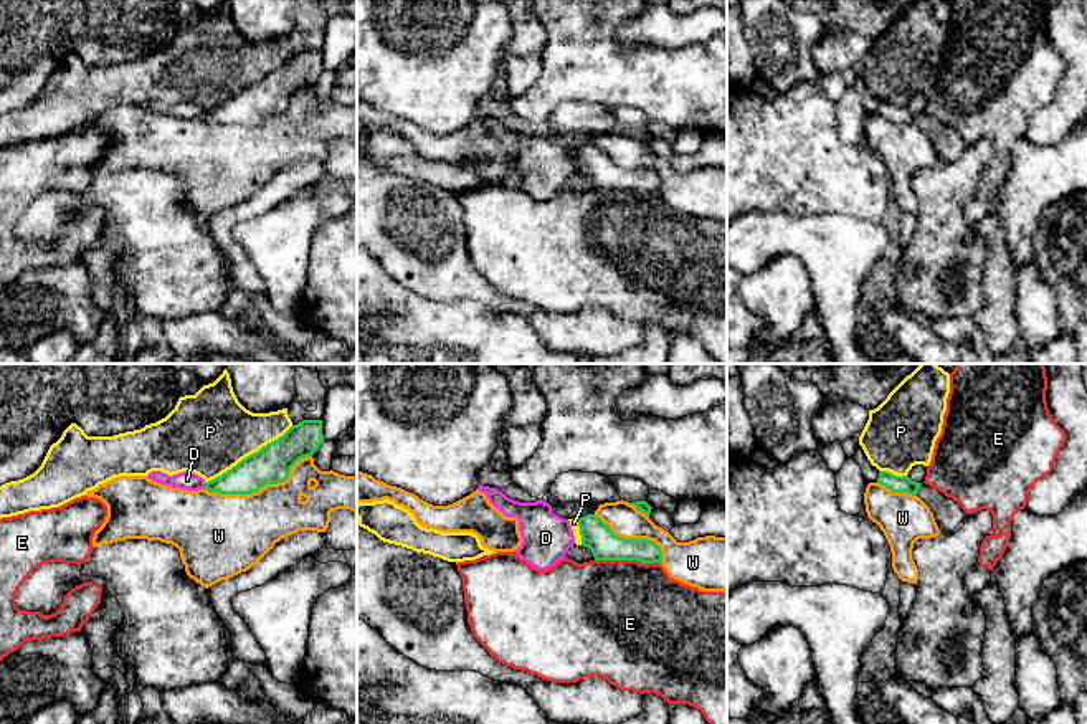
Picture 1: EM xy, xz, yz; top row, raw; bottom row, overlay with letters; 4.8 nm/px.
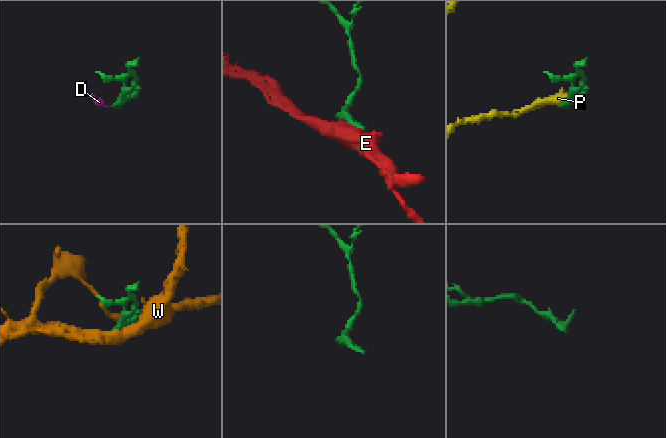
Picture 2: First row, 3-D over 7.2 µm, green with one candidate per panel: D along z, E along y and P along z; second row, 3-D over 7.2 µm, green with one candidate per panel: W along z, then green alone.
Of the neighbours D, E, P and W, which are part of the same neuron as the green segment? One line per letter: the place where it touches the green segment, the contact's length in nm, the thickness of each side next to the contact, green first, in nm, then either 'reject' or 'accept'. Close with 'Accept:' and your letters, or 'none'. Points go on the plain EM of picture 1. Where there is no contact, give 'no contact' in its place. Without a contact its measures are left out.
D: meets green in xy at (205, 116); contact 40 nm long; 170 nm thick on the green side, 90 nm on the other; reject
E: meets green in xz at (628, 189); contact 320 nm long; 150 nm thick on the green side, 500 nm on the other; reject
P: meets green in xy at (250, 85); contact 500 nm long; 190 nm thick on the green side, 400 nm on the other; reject
W: meets green in xy at (260, 118); contact 550 nm long; 190 nm thick on the green side, 360 nm on the other; reject
Accept: none

